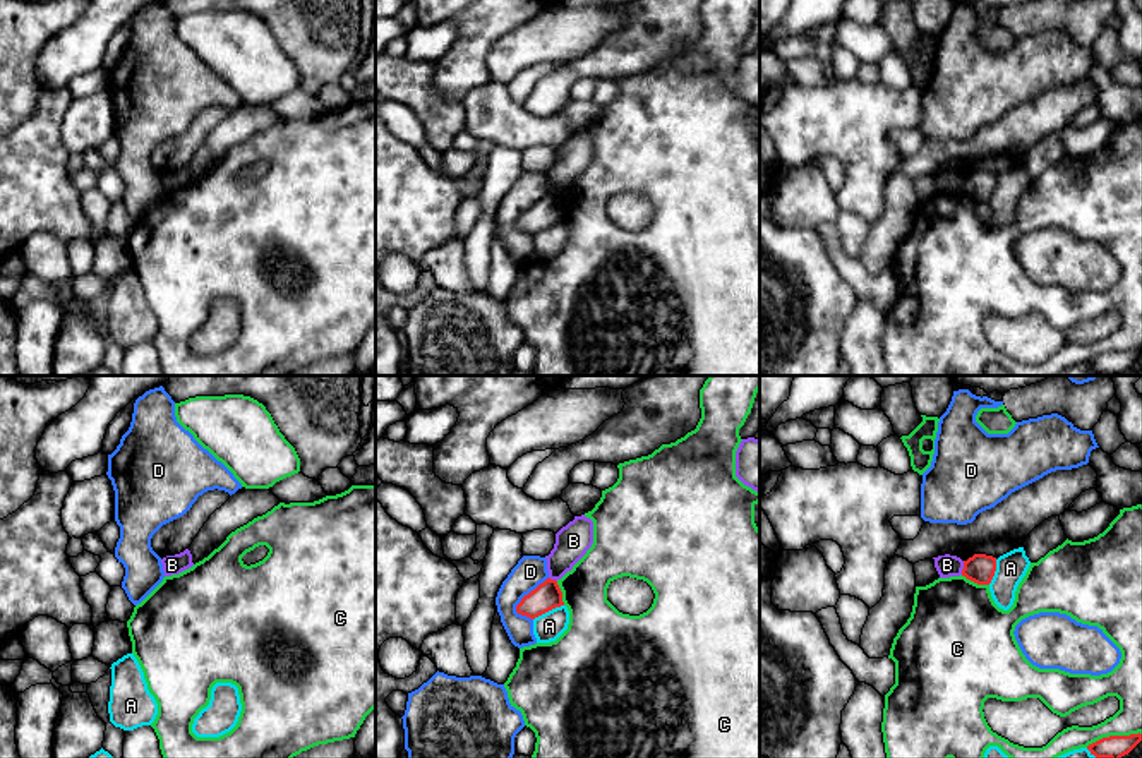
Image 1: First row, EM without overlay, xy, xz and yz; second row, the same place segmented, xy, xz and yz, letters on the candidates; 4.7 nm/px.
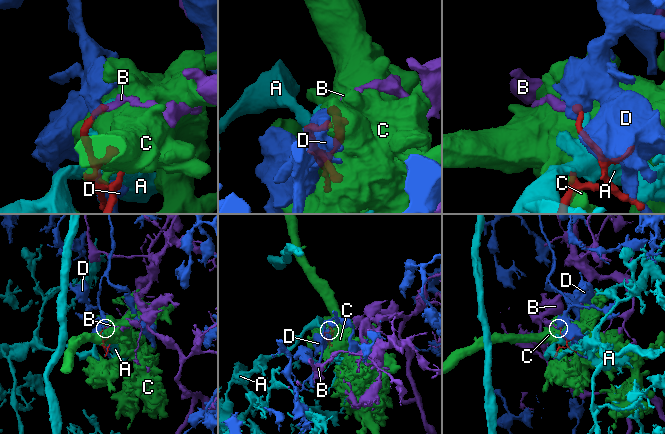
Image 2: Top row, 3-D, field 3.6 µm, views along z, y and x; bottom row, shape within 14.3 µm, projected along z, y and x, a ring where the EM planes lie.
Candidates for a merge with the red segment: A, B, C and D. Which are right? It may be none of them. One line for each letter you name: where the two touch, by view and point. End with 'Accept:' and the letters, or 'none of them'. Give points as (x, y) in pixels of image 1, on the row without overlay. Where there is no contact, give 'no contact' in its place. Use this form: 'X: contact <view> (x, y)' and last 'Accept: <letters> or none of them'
Accept: none of them

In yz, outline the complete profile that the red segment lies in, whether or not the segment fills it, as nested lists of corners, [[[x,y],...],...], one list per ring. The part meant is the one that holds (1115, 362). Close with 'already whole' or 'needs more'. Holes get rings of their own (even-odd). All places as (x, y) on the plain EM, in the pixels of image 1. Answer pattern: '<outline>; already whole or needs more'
[[[1140,348],[1130,352],[1109,352],[1089,360],[1087,365],[1096,374],[1120,376],[1121,372],[1128,370],[1140,357]]]; already whole

